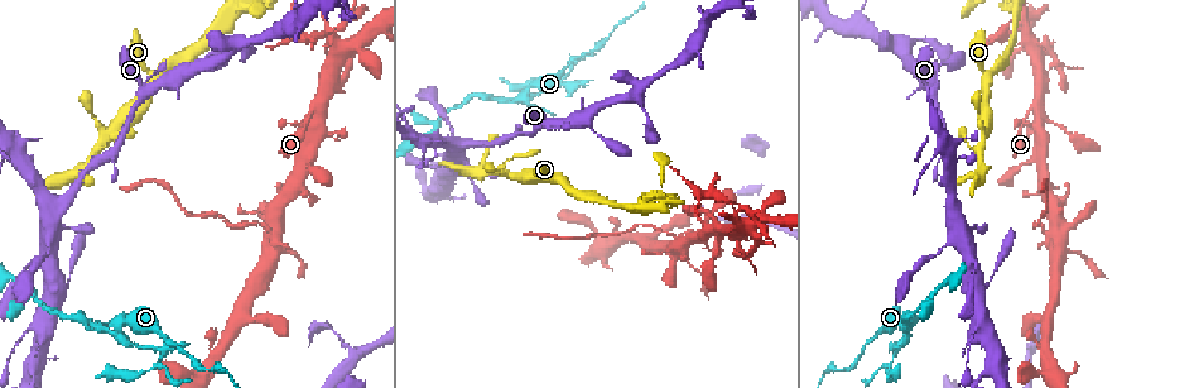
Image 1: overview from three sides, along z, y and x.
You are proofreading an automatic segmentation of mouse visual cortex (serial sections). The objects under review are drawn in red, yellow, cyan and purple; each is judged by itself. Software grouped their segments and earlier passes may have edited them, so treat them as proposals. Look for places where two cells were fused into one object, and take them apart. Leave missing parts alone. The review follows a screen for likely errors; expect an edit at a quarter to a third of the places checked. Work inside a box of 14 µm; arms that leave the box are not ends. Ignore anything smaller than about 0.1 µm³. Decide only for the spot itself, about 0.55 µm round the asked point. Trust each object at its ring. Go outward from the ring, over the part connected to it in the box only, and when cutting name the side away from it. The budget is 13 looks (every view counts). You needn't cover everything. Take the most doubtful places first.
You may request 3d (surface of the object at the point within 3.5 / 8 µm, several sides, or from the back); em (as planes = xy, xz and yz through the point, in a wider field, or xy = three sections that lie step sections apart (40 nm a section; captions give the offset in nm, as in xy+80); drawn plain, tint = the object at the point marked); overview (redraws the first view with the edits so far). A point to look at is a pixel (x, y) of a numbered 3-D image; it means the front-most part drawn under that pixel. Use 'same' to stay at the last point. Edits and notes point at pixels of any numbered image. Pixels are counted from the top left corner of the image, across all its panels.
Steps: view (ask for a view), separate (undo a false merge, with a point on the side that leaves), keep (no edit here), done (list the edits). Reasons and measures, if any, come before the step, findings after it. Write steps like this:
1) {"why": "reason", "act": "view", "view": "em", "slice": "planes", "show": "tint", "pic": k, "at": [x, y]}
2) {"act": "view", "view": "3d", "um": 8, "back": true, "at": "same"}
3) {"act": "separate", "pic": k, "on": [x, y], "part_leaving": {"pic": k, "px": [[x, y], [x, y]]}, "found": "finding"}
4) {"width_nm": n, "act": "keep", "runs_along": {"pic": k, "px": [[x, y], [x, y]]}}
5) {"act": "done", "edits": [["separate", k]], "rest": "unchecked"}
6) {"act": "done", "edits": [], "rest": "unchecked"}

{"why": "abrupt turn", "act": "view", "view": "3d", "um": 3.5, "pic": 1, "at": [897, 350]}

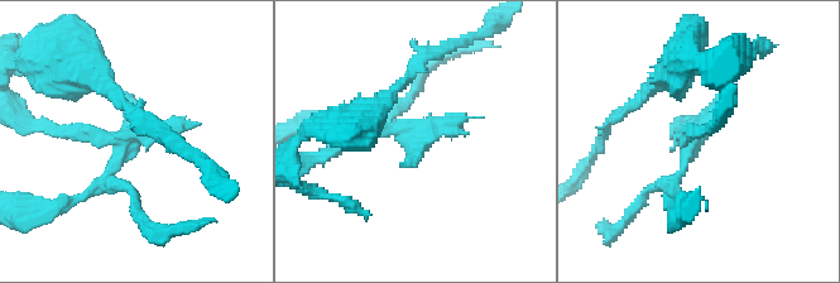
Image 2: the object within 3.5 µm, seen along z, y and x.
{"act": "view", "view": "em", "slice": "xy", "step": 5, "show": "tint", "pic": 2, "at": [125, 144]}

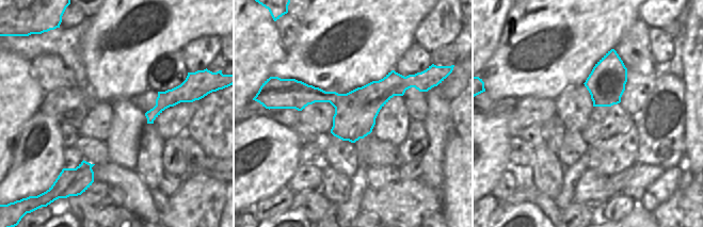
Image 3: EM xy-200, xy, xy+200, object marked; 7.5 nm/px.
{"act": "keep", "runs_along": {"pic": 3, "px": [[418, 86], [283, 104]]}, "found": "one cell here"}

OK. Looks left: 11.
{"why": "two arms at a narrow angle", "act": "view", "view": "3d", "um": 3.5, "back": true, "pic": 1, "at": [1018, 6]}

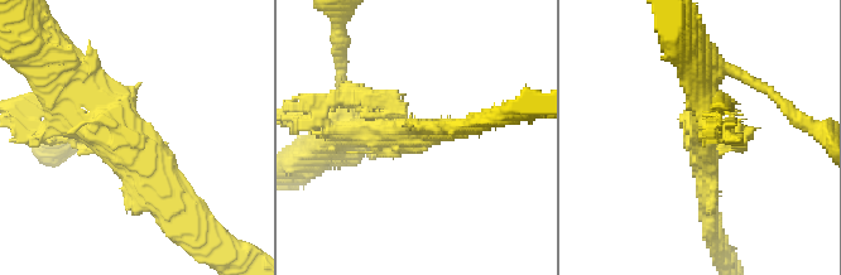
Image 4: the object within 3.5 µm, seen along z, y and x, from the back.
{"why": "shape alone is not enough", "act": "view", "view": "em", "slice": "xy", "step": 5, "show": "tint", "pic": 4, "at": [112, 135]}

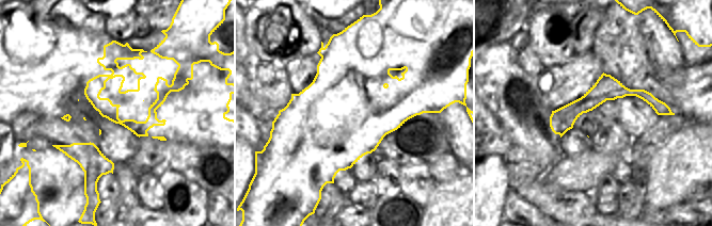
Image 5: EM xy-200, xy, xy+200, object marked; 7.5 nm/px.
{"act": "view", "view": "em", "slice": "xy", "step": 3, "show": "tint", "at": "same"}

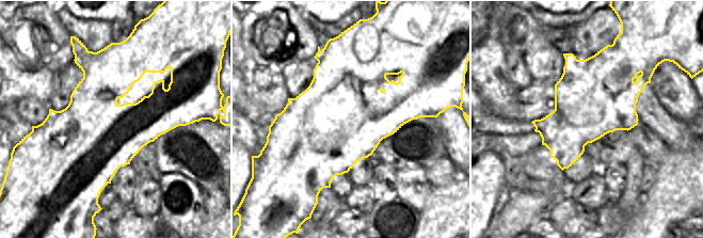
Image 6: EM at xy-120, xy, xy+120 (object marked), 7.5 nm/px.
{"act": "keep", "found": "all the same cell"}

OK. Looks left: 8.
{"why": "four arms meet", "act": "view", "view": "3d", "um": 3.5, "pic": 1, "at": [316, 104]}

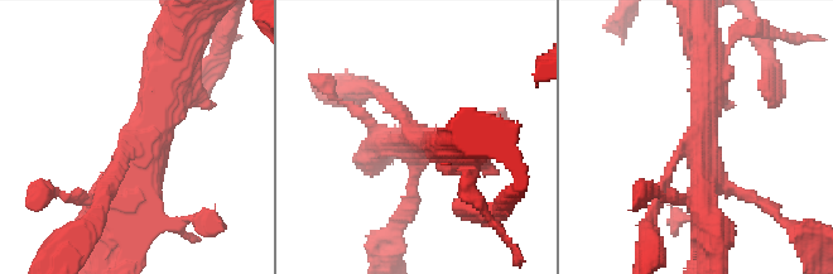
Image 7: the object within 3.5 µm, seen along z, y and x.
{"why": "shape alone is not enough", "act": "view", "view": "em", "slice": "xy", "step": 5, "show": "tint", "pic": 7, "at": [694, 146]}

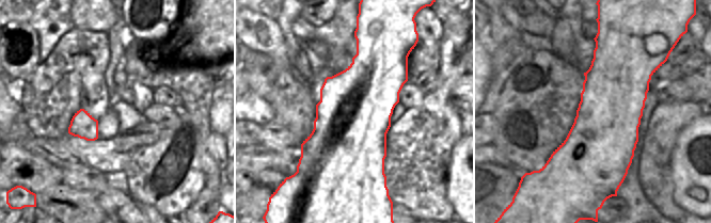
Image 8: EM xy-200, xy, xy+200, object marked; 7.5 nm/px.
{"act": "keep", "found": "all the same cell"}

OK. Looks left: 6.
{"why": "side arm on a straight run", "act": "view", "view": "3d", "um": 3.5, "back": true, "pic": 1, "at": [276, 233]}

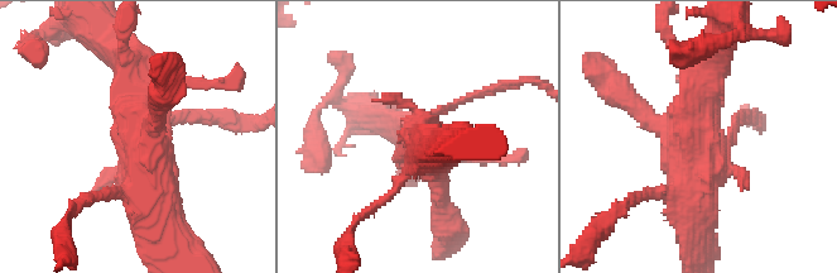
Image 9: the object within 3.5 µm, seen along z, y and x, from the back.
{"why": "need the tissue", "act": "view", "view": "em", "slice": "xy", "step": 1, "show": "tint", "pic": 9, "at": [719, 140]}

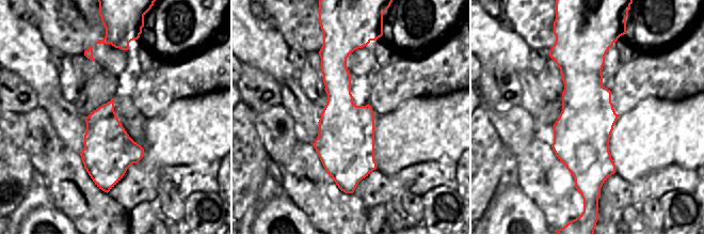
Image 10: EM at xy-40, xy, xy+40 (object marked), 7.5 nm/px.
{"act": "separate", "pic": 9, "on": [196, 116], "part_leaving": {"pic": 9, "px": [[441, 110], [503, 84], [538, 81]]}, "found": "a second cell is stuck on"}

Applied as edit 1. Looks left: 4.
{"why": "redraw", "act": "view", "view": "overview"}

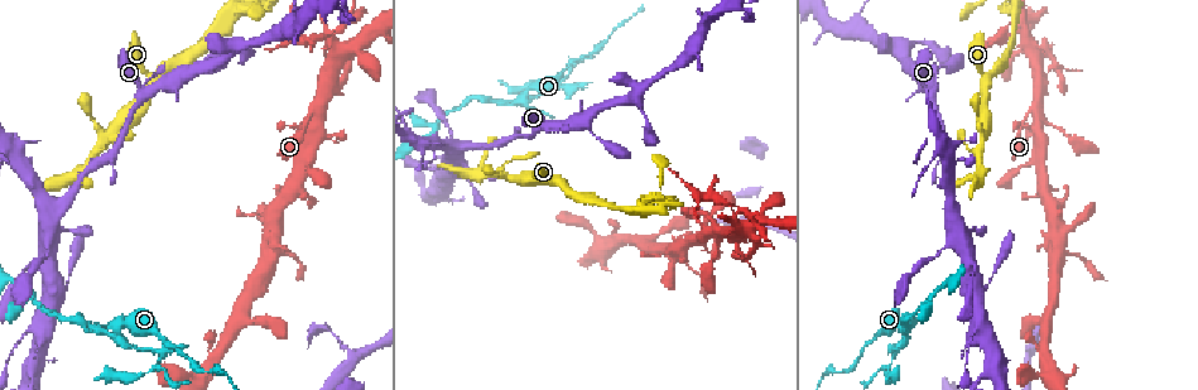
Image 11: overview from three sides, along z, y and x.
{"why": "four or more arms meet", "act": "view", "view": "3d", "um": 3.5, "pic": 11, "at": [740, 212]}

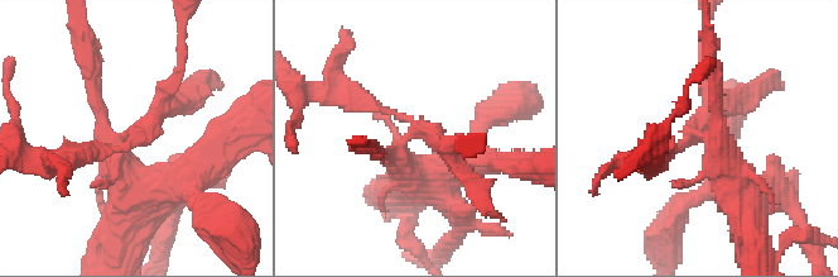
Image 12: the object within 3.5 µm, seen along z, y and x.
{"arms": 4, "arm_widths_nm": [200, 200, 200, 450], "act": "view", "view": "em", "slice": "xy", "step": 3, "show": "tint", "pic": 12, "at": [416, 130]}

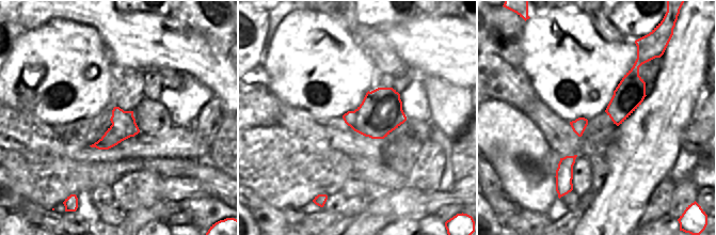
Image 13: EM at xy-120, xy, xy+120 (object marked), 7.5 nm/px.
{"act": "separate", "pic": 12, "on": [159, 116], "part_leaving": {"pic": 12, "px": [[125, 137], [121, 149], [41, 161]]}, "found": "two cells meet here"}

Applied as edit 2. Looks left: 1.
{"act": "done", "edits": [["separate", 9], ["separate", 12]], "rest": "unchecked"}

